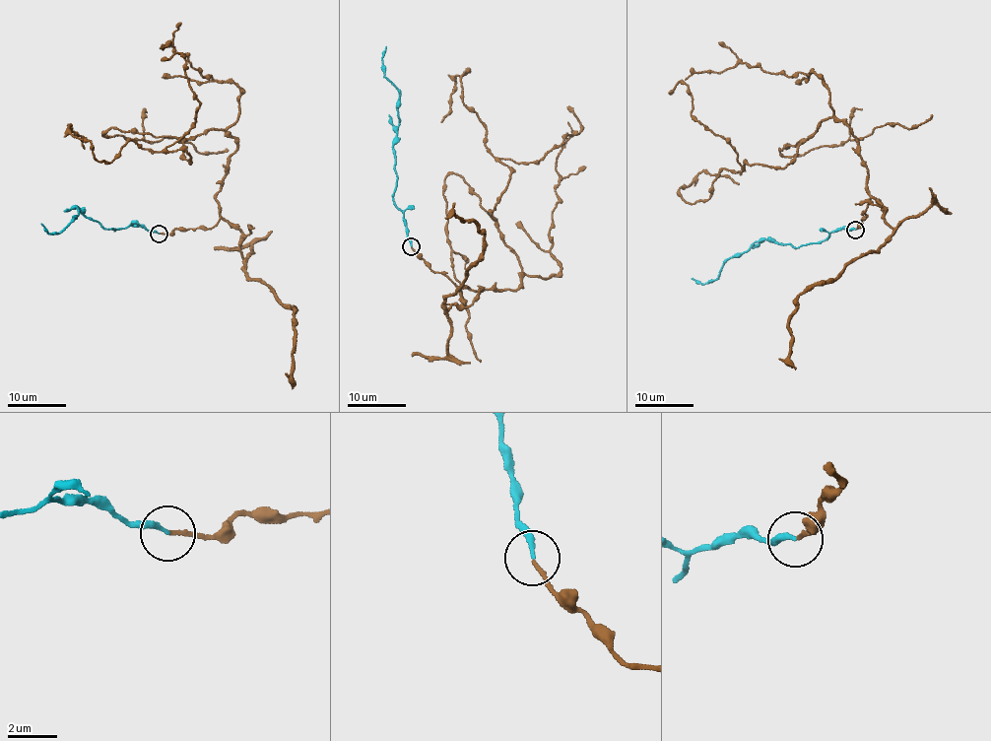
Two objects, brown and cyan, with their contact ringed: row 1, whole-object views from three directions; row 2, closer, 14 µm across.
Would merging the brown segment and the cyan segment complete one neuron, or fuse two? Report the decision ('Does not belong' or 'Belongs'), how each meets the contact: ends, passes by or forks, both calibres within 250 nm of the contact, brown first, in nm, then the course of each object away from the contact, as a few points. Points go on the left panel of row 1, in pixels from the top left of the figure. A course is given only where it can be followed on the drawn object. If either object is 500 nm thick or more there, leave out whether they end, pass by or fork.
Belongs. At the ring brown ends. At the ring cyan ends. Thickness 140 nm (brown) against 180 nm. Course of brown: (158, 233), (219, 221), (234, 140), (185, 139), (189, 164), (130, 139), (98, 161), (69, 125), (85, 148). Course of cyan: (158, 233), (135, 225), (105, 229), (76, 208), (78, 214), (56, 234), (46, 232), (41, 223)

